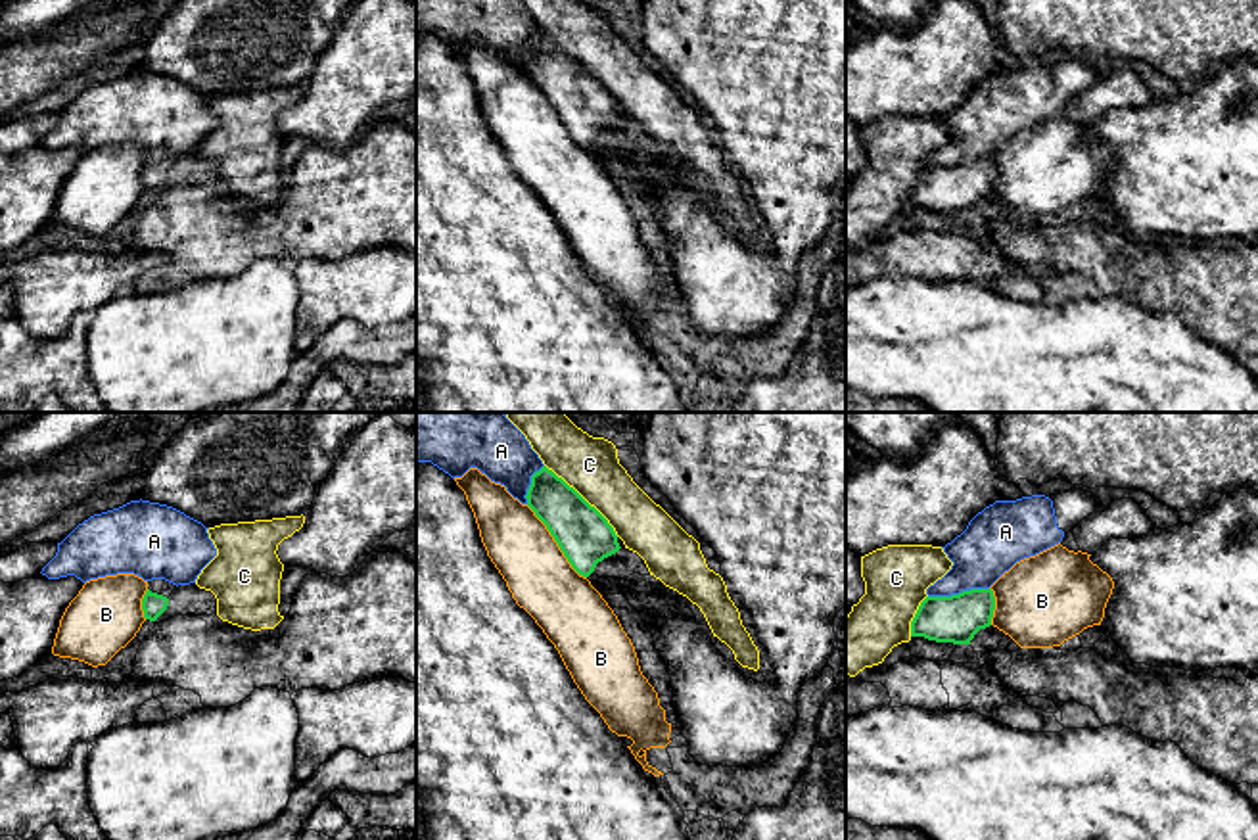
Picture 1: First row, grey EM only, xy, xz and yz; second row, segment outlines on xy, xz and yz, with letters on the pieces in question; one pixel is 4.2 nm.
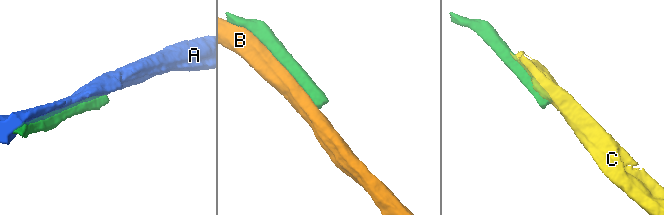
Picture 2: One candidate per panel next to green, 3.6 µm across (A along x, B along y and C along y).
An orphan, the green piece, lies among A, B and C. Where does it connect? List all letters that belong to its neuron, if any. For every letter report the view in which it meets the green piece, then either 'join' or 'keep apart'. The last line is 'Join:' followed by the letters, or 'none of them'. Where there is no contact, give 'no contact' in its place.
A: meets green in yz; keep apart
B: meets green in xz; keep apart
C: meets green in xz; keep apart
Join: none of them

